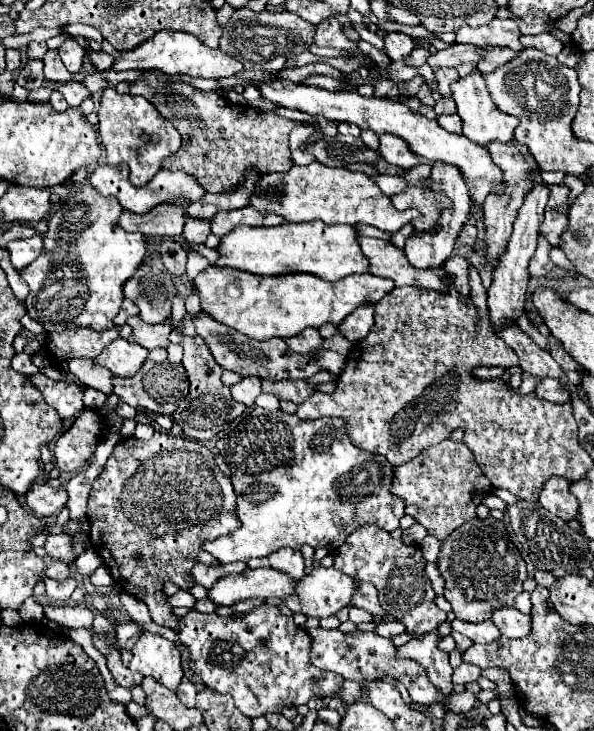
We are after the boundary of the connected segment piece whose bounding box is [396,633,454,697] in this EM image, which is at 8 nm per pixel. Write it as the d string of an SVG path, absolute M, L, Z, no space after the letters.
M428 633L428 637L422 637L422 641L408 641L406 645L400 647L396 653L398 657L412 657L420 665L424 665L430 683L434 683L436 689L440 689L440 695L450 695L452 691L452 667L448 663L448 653L438 649L438 635Z

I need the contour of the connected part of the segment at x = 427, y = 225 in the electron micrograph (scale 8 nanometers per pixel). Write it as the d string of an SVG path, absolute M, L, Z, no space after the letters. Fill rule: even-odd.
M408 189L400 195L396 195L396 209L404 211L410 207L416 207L420 211L418 219L412 219L412 227L416 231L432 231L438 217L440 217L440 209L444 205L450 205L450 201L446 199L446 195L442 193L434 193L430 189Z

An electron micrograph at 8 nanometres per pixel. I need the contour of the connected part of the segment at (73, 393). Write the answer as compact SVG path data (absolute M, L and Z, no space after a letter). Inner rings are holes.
M41 373L29 377L31 383L34 383L42 391L44 401L50 407L54 407L62 419L76 417L84 409L84 403L82 403L82 391L84 389L80 385L58 383L58 381L52 381Z

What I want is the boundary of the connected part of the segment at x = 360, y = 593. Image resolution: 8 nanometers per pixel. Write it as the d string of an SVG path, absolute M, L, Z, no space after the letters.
M356 581L356 595L352 597L352 605L364 609L364 611L370 611L374 617L386 617L386 621L392 621L392 617L388 617L388 613L384 613L384 609L380 607L378 603L378 593L376 593L376 587L372 587L370 583L362 583L362 581Z

